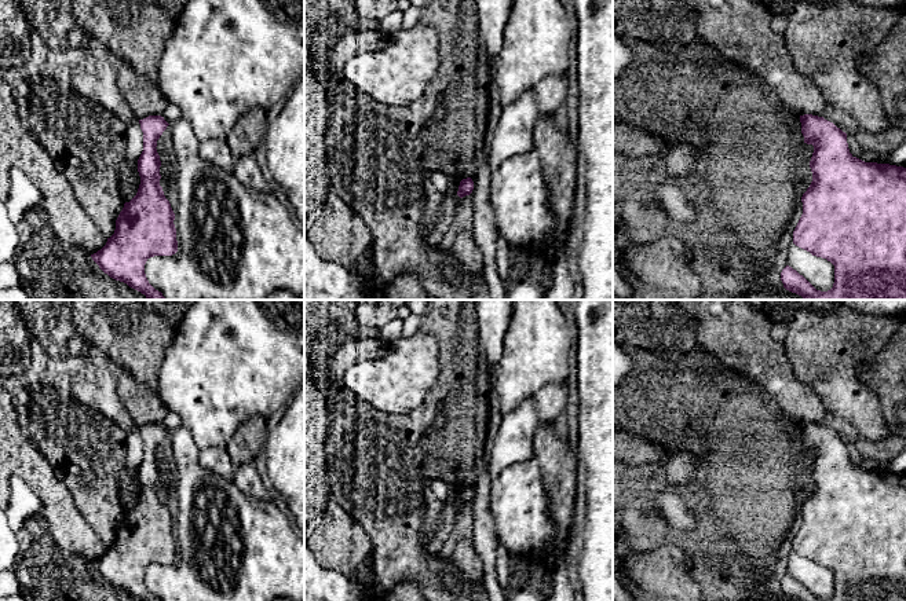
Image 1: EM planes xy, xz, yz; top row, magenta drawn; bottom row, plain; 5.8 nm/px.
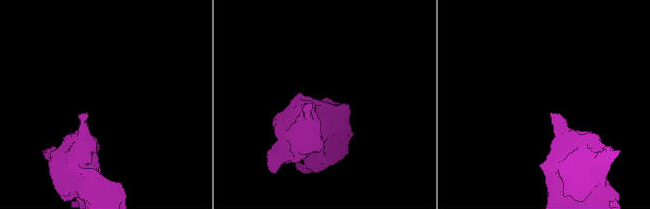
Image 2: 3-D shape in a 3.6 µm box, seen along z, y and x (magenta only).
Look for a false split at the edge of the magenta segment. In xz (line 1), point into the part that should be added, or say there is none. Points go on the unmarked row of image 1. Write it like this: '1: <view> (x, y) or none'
1: none

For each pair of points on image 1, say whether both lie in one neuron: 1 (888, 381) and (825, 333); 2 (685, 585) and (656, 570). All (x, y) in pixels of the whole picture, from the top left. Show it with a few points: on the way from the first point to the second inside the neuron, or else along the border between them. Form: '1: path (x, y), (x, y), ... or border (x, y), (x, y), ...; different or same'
1: border (888, 341), (859, 366), (859, 378), (875, 392); different
2: path (678, 585), (671, 585), (662, 576); same

